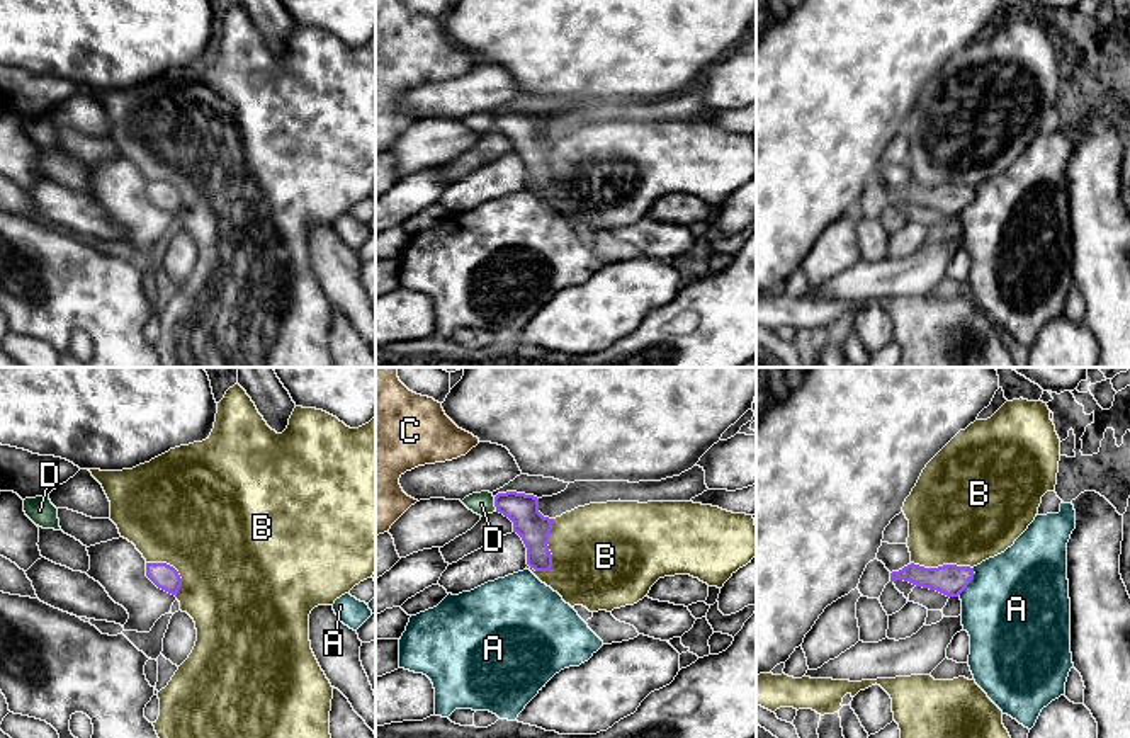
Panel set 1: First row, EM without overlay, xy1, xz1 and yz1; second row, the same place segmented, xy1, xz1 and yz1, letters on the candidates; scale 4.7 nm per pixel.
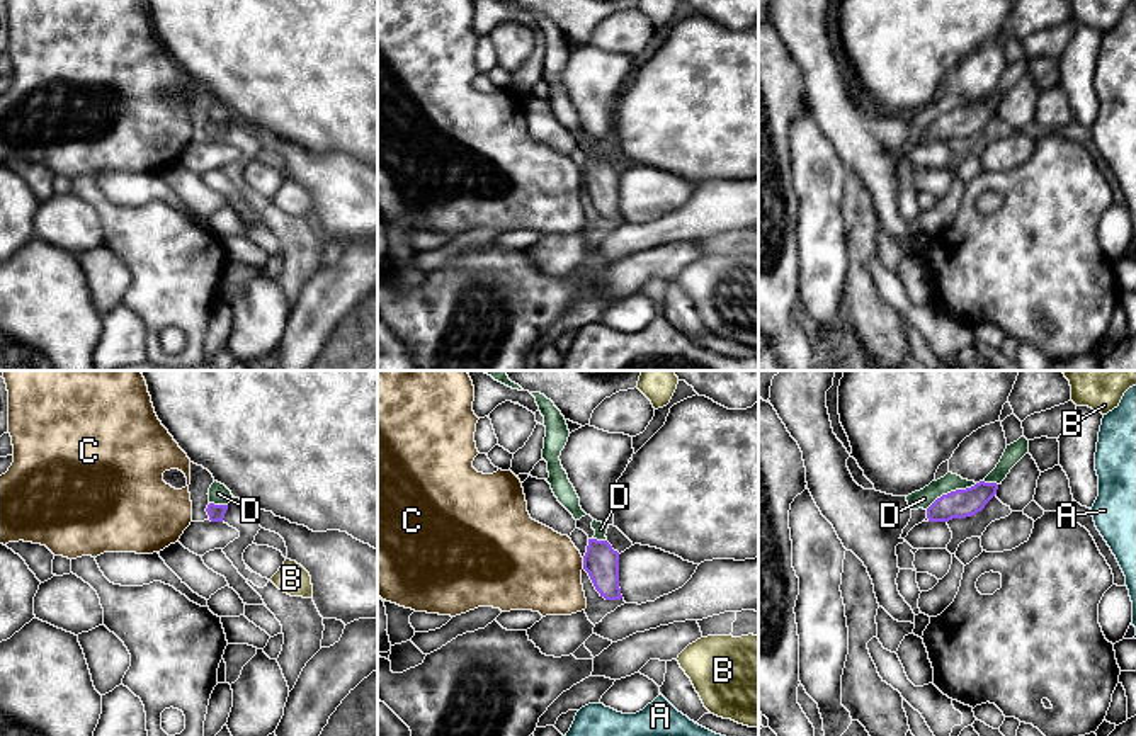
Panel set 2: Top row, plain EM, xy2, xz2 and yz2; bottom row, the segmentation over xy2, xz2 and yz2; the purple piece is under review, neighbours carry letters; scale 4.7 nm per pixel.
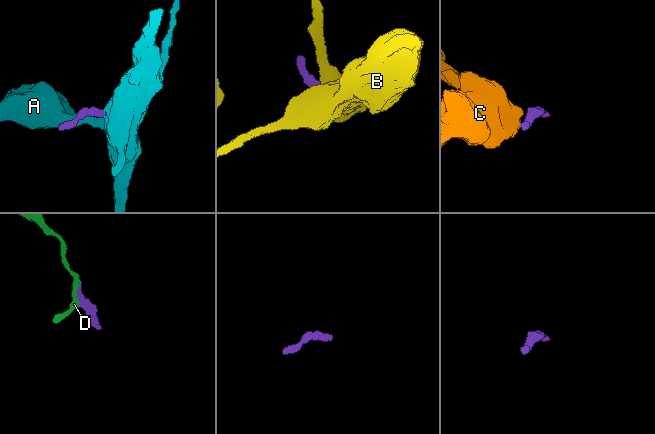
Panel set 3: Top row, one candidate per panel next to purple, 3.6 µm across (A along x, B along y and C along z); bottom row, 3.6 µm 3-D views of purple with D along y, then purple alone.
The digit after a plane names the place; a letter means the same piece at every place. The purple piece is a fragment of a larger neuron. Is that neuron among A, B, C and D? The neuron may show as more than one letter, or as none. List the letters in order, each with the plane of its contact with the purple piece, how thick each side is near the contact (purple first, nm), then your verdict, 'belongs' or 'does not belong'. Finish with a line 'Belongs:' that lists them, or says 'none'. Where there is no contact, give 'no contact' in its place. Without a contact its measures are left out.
A: meets purple in yz1; 150 nm thick on the purple side, 500 nm on the other; does not belong
B: meets purple in xz1; 150 nm thick on the purple side, 480 nm on the other; does not belong
C: meets purple in xz2; 170 nm thick on the purple side, 400 nm on the other; does not belong
D: meets purple in yz2; 140 nm thick on the purple side, 90 nm on the other; does not belong
Belongs: none

